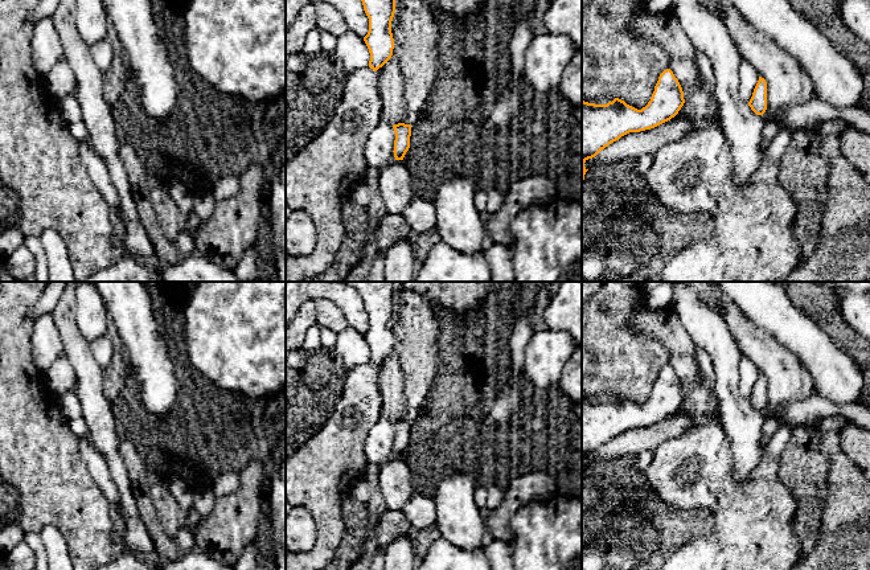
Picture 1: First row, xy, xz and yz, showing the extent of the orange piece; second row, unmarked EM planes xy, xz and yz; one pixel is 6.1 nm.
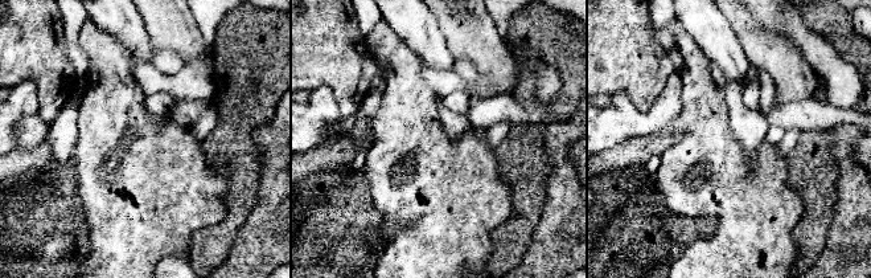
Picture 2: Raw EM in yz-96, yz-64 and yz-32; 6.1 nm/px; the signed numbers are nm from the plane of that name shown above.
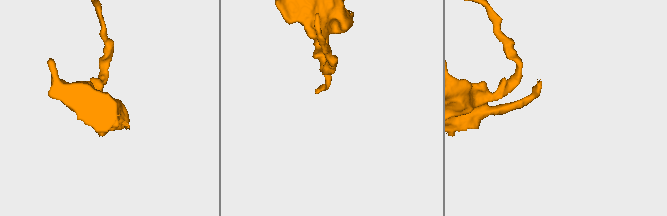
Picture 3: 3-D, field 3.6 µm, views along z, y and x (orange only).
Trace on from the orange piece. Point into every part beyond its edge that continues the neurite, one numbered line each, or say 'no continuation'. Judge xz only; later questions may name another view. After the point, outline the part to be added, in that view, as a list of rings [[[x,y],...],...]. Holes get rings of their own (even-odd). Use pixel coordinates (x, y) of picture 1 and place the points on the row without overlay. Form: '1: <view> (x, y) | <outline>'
no continuation

